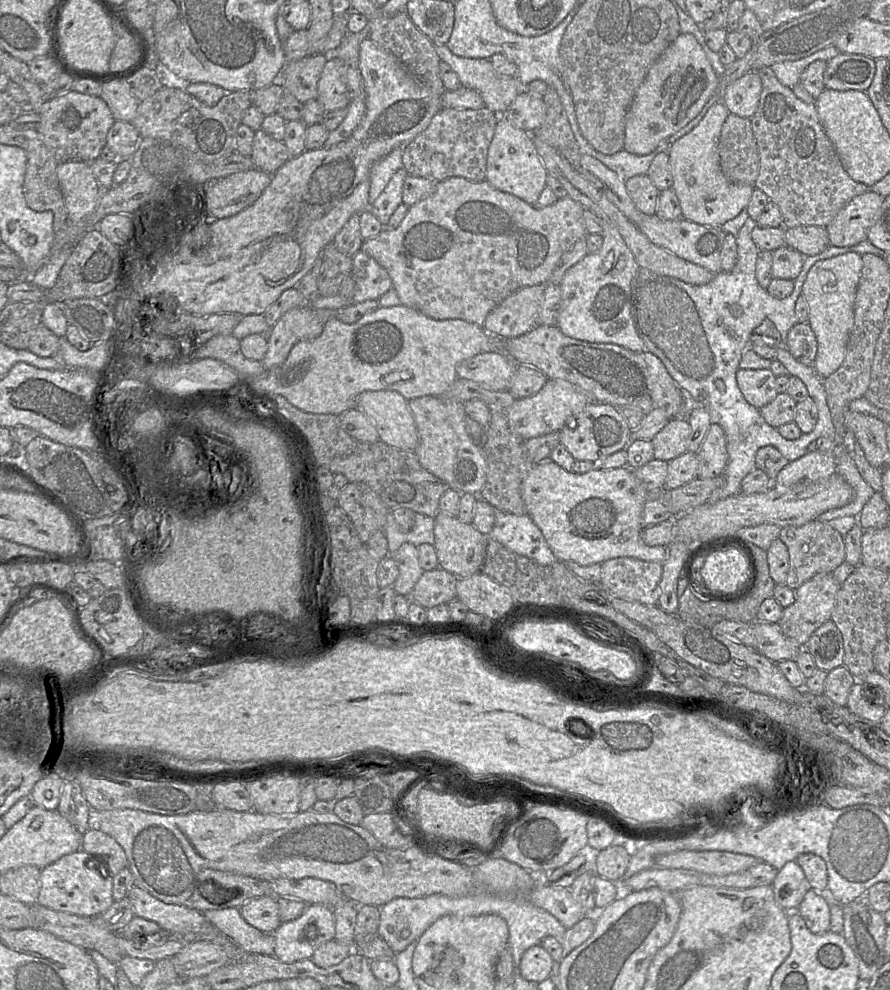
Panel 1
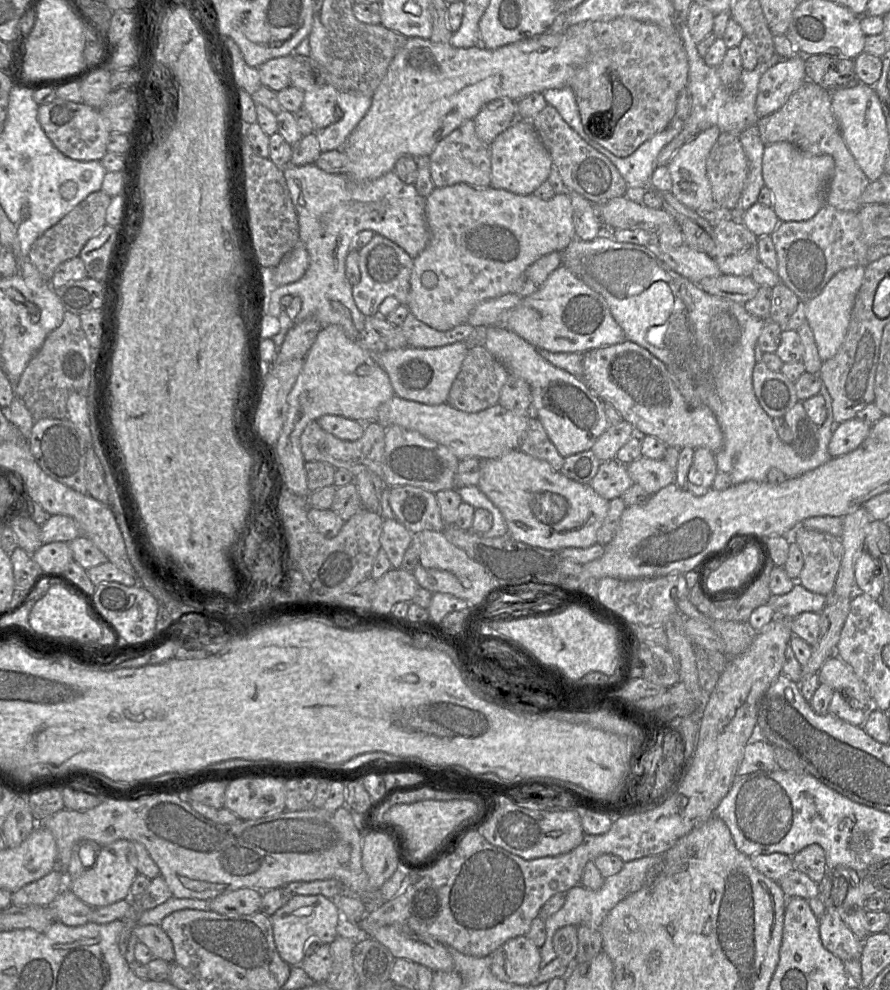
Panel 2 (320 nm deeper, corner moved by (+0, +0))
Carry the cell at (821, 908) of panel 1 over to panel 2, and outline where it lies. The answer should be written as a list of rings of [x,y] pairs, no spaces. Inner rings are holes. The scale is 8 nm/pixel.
[[[826,910],[819,918],[823,946],[842,961],[860,959],[863,941],[860,940],[833,910]]]

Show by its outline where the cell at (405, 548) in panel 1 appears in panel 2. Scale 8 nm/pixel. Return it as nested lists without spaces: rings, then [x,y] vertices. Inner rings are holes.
[[[396,519],[383,521],[380,544],[392,568],[400,568],[404,554],[411,543],[412,534]]]

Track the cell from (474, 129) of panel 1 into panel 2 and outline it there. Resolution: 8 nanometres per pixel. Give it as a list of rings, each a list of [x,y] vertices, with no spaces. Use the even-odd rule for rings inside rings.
[[[473,119],[443,138],[429,155],[430,174],[435,187],[443,188],[457,183],[488,187],[491,183],[490,146],[476,135]]]

